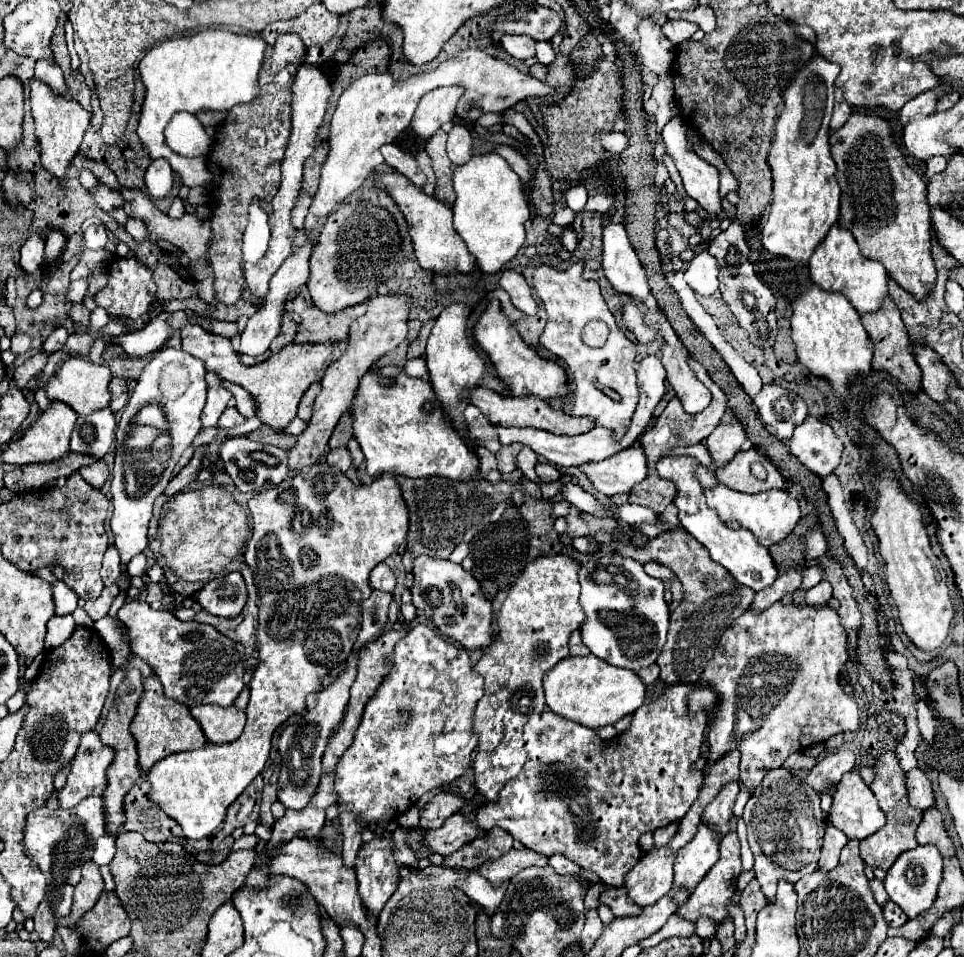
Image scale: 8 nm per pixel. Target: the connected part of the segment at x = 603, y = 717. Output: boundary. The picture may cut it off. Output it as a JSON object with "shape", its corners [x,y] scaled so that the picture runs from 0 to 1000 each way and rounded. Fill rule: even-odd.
{"shape":[[[618,684],[606,687],[587,687],[579,691],[564,705],[564,726],[566,737],[581,749],[598,753],[610,762],[620,762],[627,758],[637,758],[647,747],[658,745],[670,728],[670,718],[664,714],[664,707],[658,707],[658,701],[637,697]]]}

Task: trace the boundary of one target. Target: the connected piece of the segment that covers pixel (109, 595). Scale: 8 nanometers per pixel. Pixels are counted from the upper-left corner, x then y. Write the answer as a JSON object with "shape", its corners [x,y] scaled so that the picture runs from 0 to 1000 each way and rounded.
{"shape":[[[114,611],[114,613],[108,613],[108,618],[104,620],[104,624],[89,628],[87,630],[87,636],[93,643],[93,647],[102,649],[104,645],[108,645],[112,641],[112,636],[114,636],[114,632],[120,626],[122,620],[124,620],[124,615],[120,615],[120,611]]]}

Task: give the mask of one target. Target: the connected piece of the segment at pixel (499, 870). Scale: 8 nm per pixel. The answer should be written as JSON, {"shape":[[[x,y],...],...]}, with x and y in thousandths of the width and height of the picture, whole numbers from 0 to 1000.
{"shape":[[[531,887],[531,891],[525,891],[521,898],[510,898],[504,904],[498,906],[498,912],[505,917],[512,927],[519,926],[522,921],[527,921],[535,912],[539,912],[546,906],[566,906],[568,898],[552,887]]]}

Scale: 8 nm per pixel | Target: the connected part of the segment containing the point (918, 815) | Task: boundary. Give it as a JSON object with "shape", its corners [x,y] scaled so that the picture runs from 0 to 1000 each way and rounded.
{"shape":[[[913,778],[913,791],[907,795],[905,804],[907,804],[909,812],[907,812],[902,824],[909,831],[911,841],[919,850],[921,858],[919,858],[919,862],[911,870],[907,870],[900,877],[892,879],[892,893],[894,893],[894,898],[896,898],[898,904],[921,908],[932,898],[932,893],[936,893],[942,887],[952,885],[952,879],[950,879],[948,870],[950,870],[952,860],[956,858],[956,847],[952,847],[952,845],[948,845],[948,843],[942,841],[940,806],[934,804],[934,797],[932,797],[932,791],[929,791],[927,785],[923,785],[917,778]]]}

